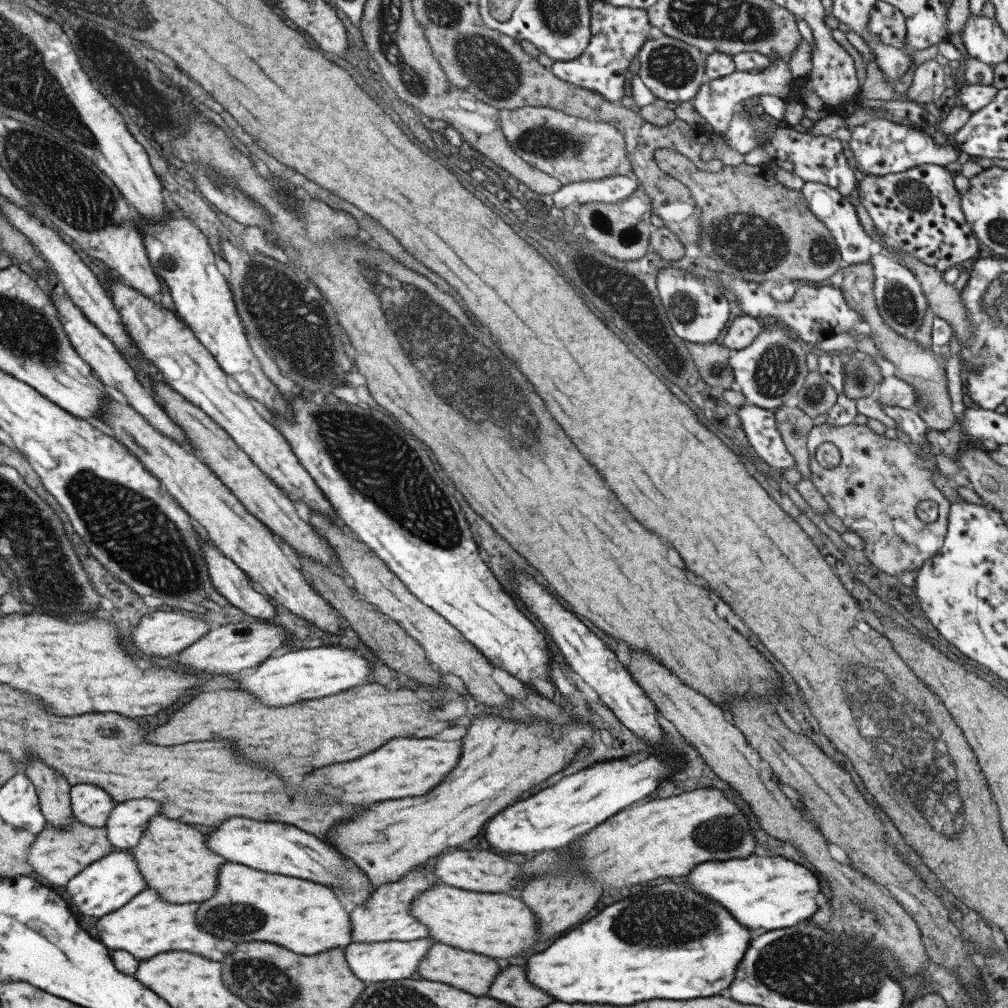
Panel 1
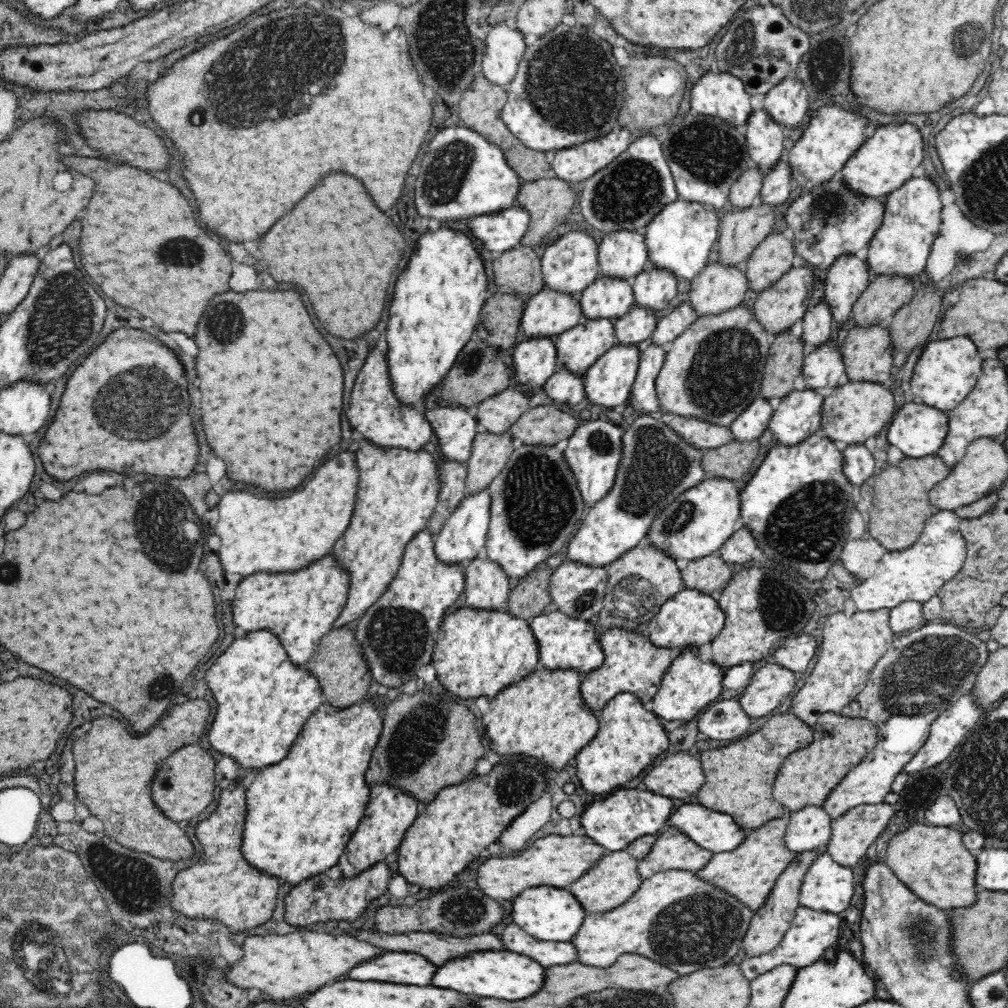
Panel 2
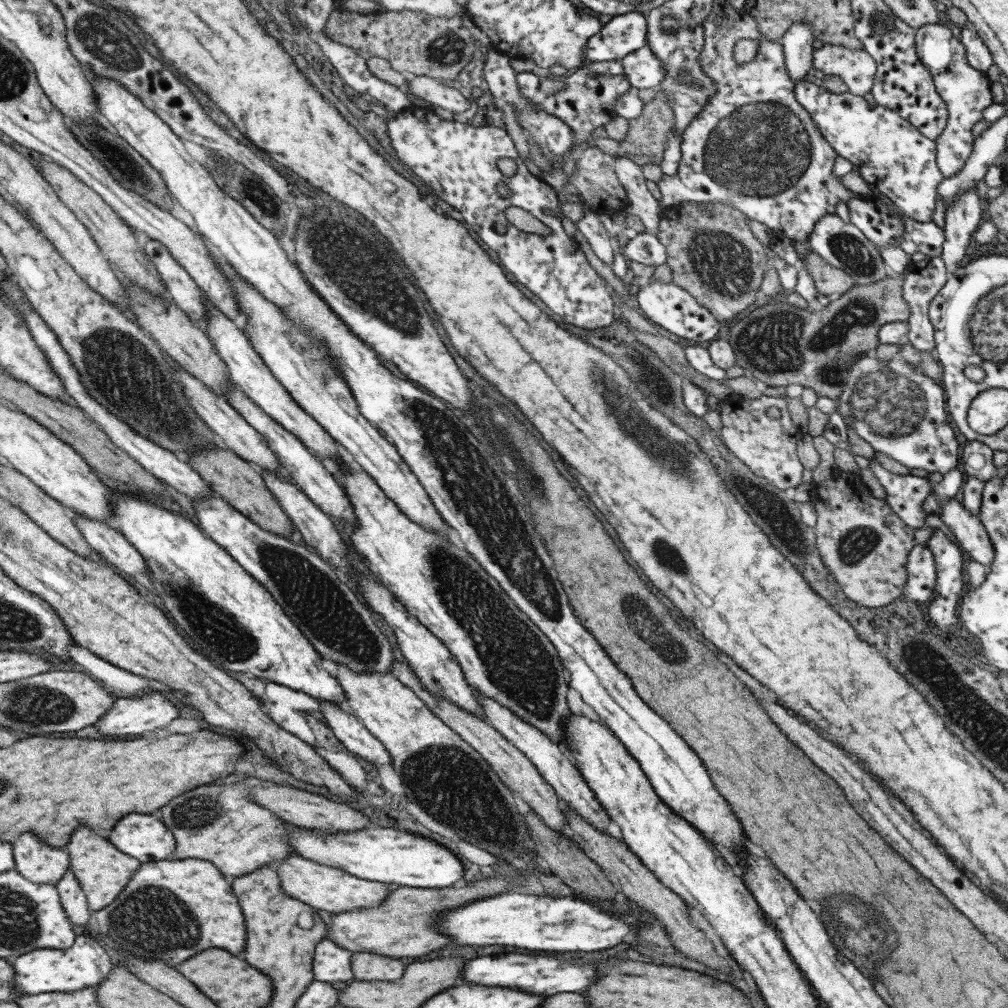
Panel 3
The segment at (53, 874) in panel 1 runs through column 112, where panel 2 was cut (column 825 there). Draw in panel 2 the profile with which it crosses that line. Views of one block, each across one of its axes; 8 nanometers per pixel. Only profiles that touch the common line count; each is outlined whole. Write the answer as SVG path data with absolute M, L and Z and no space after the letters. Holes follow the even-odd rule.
M882 802L878 804L861 804L850 808L846 814L833 819L832 836L824 849L834 862L842 866L854 866L858 864L866 851L874 844L880 833L889 826L890 818L894 816L892 804Z

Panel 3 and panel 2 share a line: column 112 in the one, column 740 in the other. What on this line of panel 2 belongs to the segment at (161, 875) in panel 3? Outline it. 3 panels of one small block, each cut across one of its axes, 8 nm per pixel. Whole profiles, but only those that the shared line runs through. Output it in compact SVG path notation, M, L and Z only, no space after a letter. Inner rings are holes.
M674 870L657 872L643 880L640 888L624 903L605 913L587 913L578 936L571 940L578 950L577 958L582 964L608 968L620 954L640 954L654 962L670 964L678 974L692 974L702 968L716 968L732 962L743 946L755 911L728 894L725 890L710 884L698 876L696 870Z

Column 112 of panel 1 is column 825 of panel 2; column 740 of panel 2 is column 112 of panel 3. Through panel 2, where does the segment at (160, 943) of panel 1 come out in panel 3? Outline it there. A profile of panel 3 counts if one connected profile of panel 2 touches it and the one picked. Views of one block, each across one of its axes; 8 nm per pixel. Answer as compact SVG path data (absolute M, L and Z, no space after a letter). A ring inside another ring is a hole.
M79 934L69 948L35 949L21 956L9 959L9 964L14 972L14 991L18 996L36 995L48 992L70 993L96 986L101 980L107 978L114 965L109 961L109 956L91 934Z

